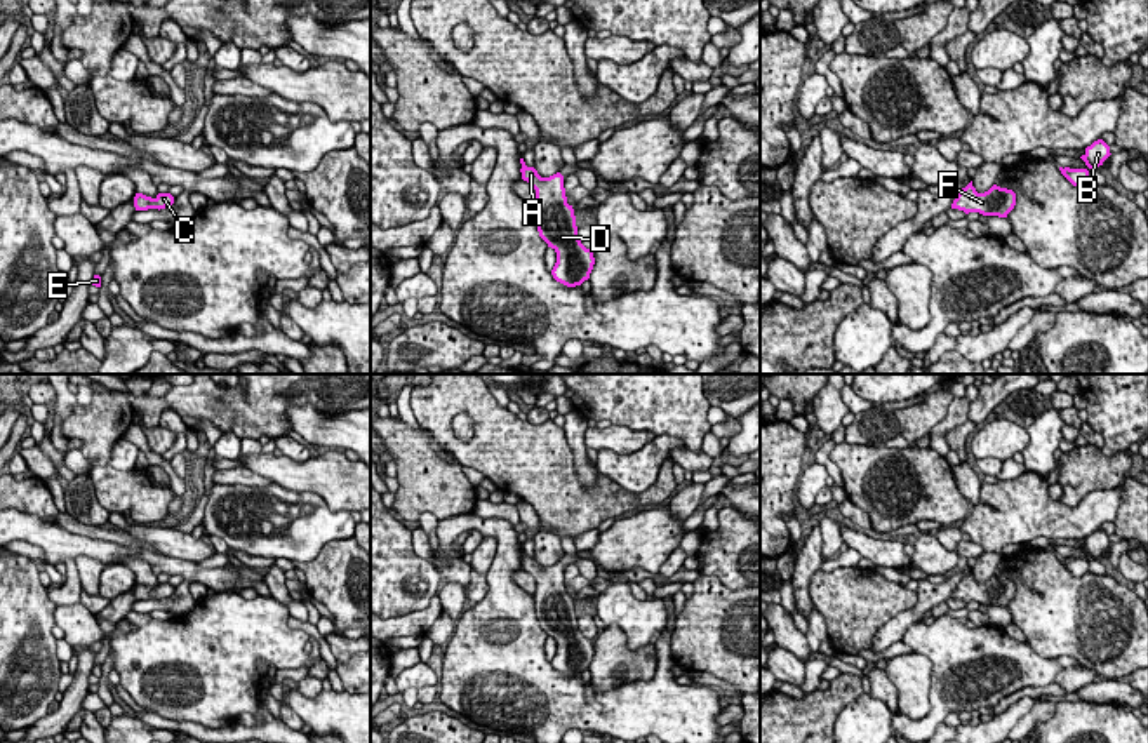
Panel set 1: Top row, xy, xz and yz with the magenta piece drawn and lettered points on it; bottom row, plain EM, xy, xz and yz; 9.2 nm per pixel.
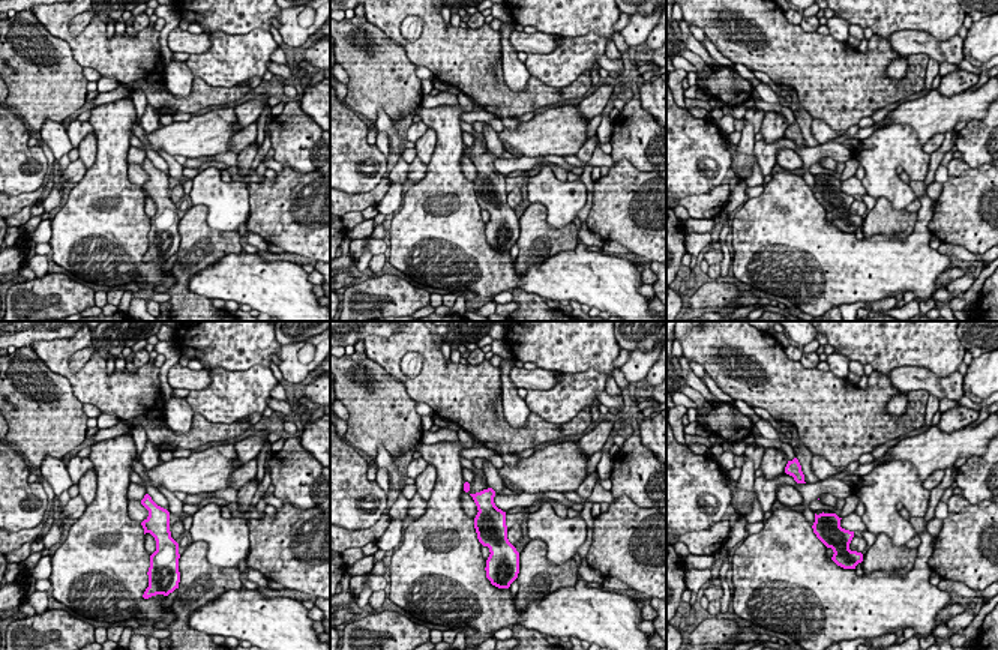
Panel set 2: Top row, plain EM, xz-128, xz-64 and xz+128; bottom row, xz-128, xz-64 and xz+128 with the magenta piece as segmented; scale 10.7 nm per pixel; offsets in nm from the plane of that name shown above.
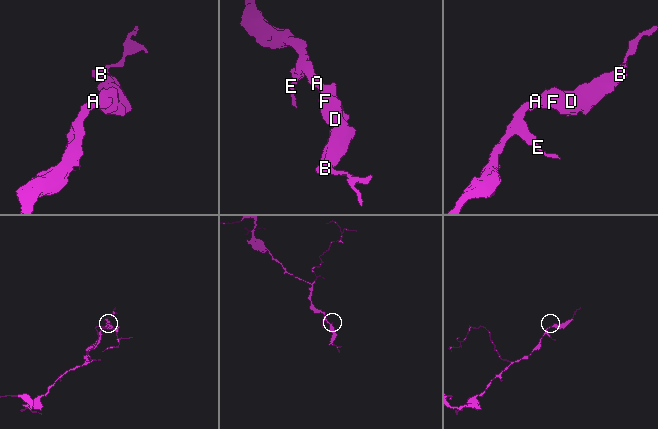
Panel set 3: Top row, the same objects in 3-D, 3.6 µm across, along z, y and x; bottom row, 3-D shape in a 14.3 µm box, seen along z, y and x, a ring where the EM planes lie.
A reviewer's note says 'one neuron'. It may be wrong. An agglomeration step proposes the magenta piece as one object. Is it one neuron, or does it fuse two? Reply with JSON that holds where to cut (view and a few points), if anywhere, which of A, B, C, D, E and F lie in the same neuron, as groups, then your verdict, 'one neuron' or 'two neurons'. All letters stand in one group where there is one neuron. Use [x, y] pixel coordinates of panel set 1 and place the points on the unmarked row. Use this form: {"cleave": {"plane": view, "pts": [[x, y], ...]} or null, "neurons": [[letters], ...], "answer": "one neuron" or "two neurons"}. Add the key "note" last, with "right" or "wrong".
{"cleave": null, "neurons": [["A", "B", "C", "D", "E", "F"]], "answer": "one neuron", "note": "right"}

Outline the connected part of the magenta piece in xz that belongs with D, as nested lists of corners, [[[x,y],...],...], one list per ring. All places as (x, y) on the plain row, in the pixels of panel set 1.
[[[524,548],[522,569],[536,579],[536,616],[539,626],[557,642],[551,665],[557,672],[576,677],[590,668],[595,654],[593,640],[586,639],[577,625],[572,595],[567,593],[564,566],[560,562],[541,567],[534,557],[527,557]]]

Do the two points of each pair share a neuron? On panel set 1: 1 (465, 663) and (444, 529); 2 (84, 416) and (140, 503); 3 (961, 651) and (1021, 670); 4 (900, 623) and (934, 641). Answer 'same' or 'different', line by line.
1: same
2: same
3: same
4: different

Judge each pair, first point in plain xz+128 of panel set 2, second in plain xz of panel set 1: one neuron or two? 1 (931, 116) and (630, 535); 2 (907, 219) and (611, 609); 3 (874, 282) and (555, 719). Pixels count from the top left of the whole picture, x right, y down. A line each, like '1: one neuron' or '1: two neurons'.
1: one neuron
2: two neurons
3: one neuron

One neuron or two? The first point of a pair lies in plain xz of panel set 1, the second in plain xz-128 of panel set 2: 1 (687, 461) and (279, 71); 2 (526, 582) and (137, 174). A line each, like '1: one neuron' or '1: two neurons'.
1: one neuron
2: one neuron

